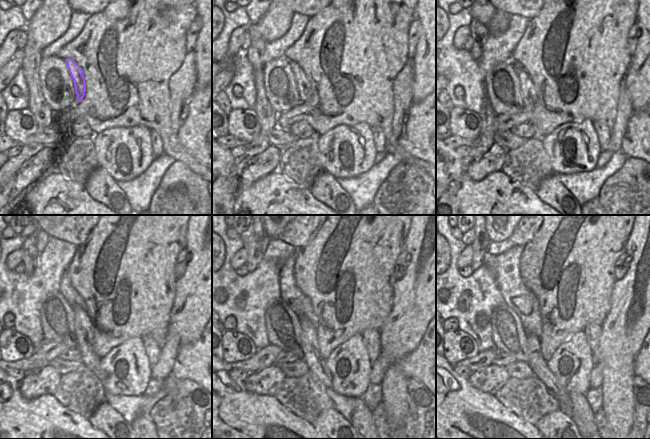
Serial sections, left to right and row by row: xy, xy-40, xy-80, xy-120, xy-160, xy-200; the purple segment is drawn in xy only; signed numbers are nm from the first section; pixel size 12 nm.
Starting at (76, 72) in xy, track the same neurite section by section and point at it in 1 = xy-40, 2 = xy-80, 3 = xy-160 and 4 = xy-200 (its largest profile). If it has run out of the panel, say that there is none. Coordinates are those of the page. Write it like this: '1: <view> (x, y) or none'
1: xy-40 (303, 85)
2: xy-80 (529, 96)
3: xy-160 (316, 364)
4: xy-200 (538, 364)

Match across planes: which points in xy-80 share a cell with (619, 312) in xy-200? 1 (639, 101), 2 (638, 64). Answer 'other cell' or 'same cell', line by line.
1: same cell
2: same cell

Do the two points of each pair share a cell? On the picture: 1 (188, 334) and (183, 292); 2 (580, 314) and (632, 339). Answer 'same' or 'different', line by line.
1: same
2: different

